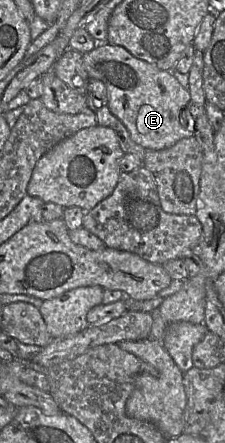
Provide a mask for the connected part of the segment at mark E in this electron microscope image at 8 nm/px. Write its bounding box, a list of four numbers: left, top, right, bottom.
[83,41,196,150]

